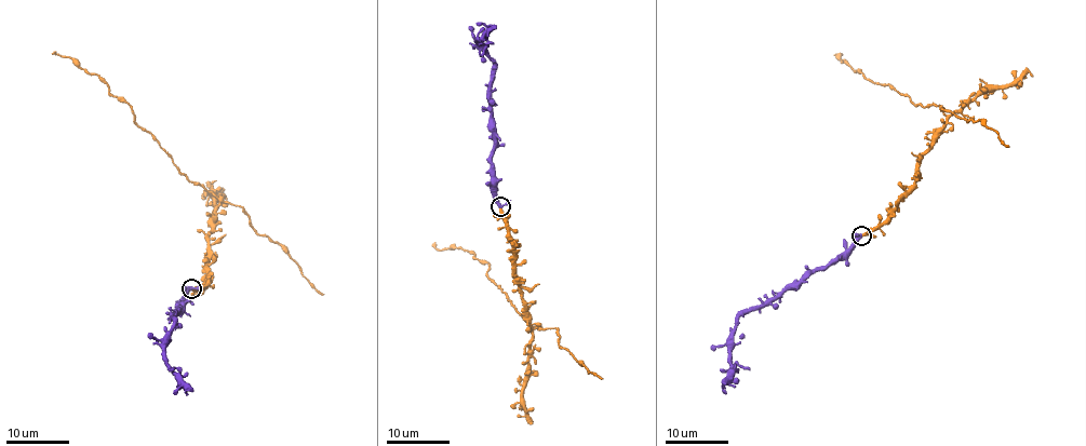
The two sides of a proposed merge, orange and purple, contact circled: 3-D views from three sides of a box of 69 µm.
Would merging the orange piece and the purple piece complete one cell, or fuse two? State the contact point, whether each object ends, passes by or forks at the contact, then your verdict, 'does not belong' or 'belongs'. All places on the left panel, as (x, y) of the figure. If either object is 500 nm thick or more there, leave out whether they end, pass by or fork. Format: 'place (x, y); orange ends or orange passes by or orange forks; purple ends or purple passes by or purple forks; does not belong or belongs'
place (191, 288); orange ends; purple passes by; belongs

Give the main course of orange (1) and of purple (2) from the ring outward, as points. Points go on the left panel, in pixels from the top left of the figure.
1: (191, 288), (206, 276), (219, 200), (182, 173), (95, 73), (54, 52)
2: (191, 288), (171, 315), (172, 332), (164, 348), (165, 366), (180, 386), (175, 394)

